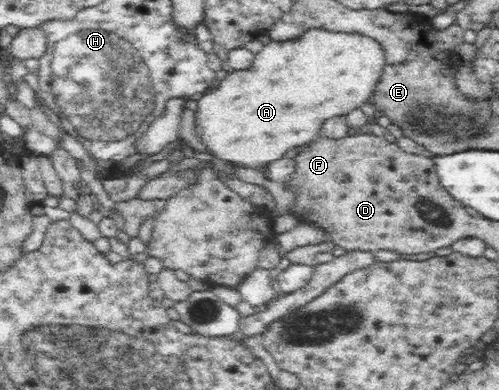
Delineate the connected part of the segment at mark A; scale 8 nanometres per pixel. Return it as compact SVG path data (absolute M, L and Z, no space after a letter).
M311 29L297 41L272 41L264 45L262 49L254 55L254 60L249 69L229 72L217 86L217 89L204 93L197 100L197 111L194 112L195 135L199 141L211 151L215 158L224 159L236 167L262 170L273 161L283 159L285 153L289 153L295 147L303 147L313 142L316 135L319 135L321 126L330 117L347 115L352 109L357 109L364 104L373 91L374 85L381 78L381 71L384 63L384 51L381 46L368 37L358 35L347 35L346 33L333 33L322 29Z

